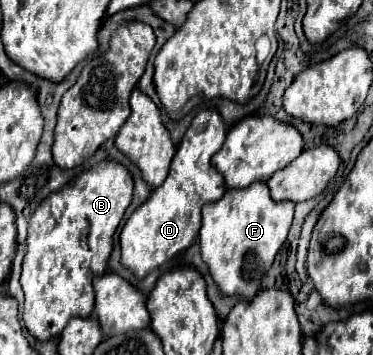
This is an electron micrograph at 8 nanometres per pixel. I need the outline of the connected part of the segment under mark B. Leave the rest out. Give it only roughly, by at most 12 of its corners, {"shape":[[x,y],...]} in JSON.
{"shape":[[100,161],[28,223],[24,323],[90,317],[134,179]]}

